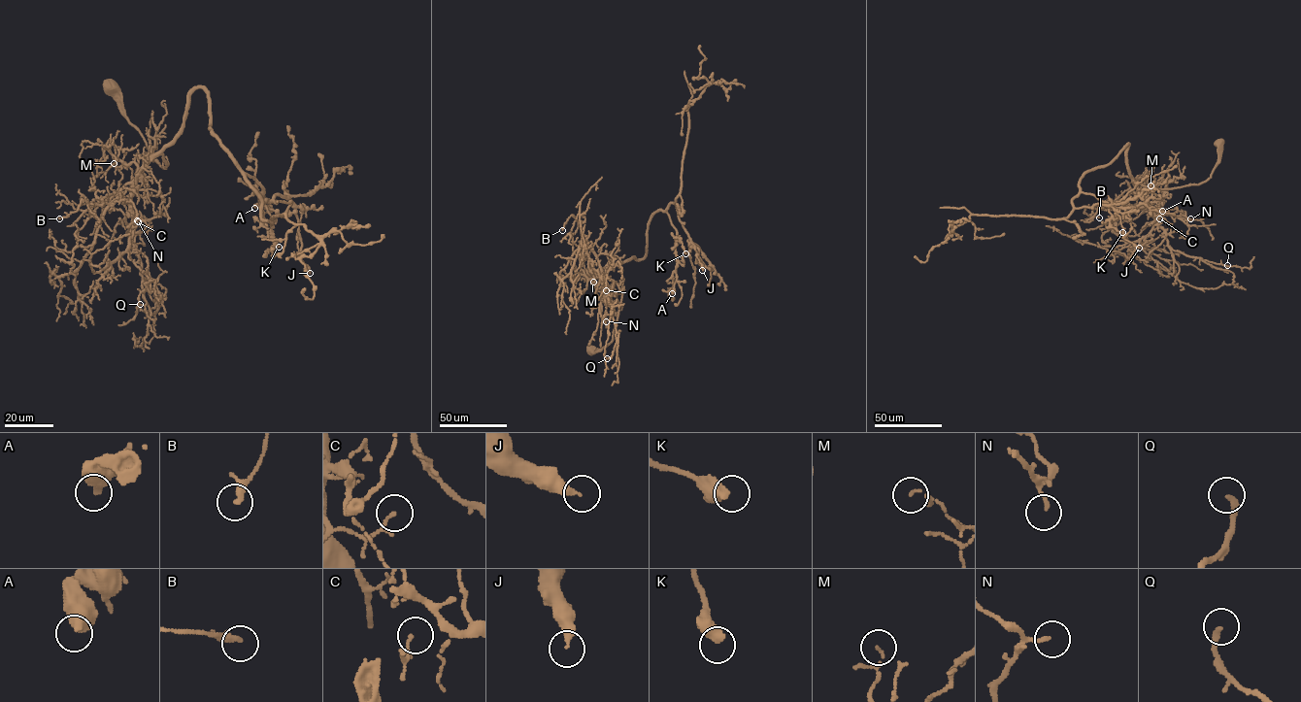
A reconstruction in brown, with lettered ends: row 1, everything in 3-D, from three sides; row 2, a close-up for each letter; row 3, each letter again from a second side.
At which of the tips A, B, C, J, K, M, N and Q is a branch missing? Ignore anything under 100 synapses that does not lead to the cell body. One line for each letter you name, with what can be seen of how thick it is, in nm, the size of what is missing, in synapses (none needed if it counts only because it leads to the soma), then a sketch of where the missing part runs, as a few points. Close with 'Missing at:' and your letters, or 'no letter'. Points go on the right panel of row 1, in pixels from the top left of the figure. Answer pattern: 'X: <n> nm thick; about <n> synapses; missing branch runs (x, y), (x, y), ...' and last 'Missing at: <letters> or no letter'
Missing at: no letter

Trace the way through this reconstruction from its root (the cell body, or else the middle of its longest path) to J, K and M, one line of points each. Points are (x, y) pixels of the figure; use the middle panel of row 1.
J: (590, 350), (612, 341), (621, 295), (619, 264), (645, 256), (656, 212), (675, 205), (702, 270)
K: (590, 350), (612, 341), (621, 295), (619, 264), (645, 256), (656, 212), (667, 213), (685, 253)
M: (590, 350), (600, 350), (612, 341), (621, 295), (620, 266), (616, 264), (609, 269), (595, 285), (593, 282)

